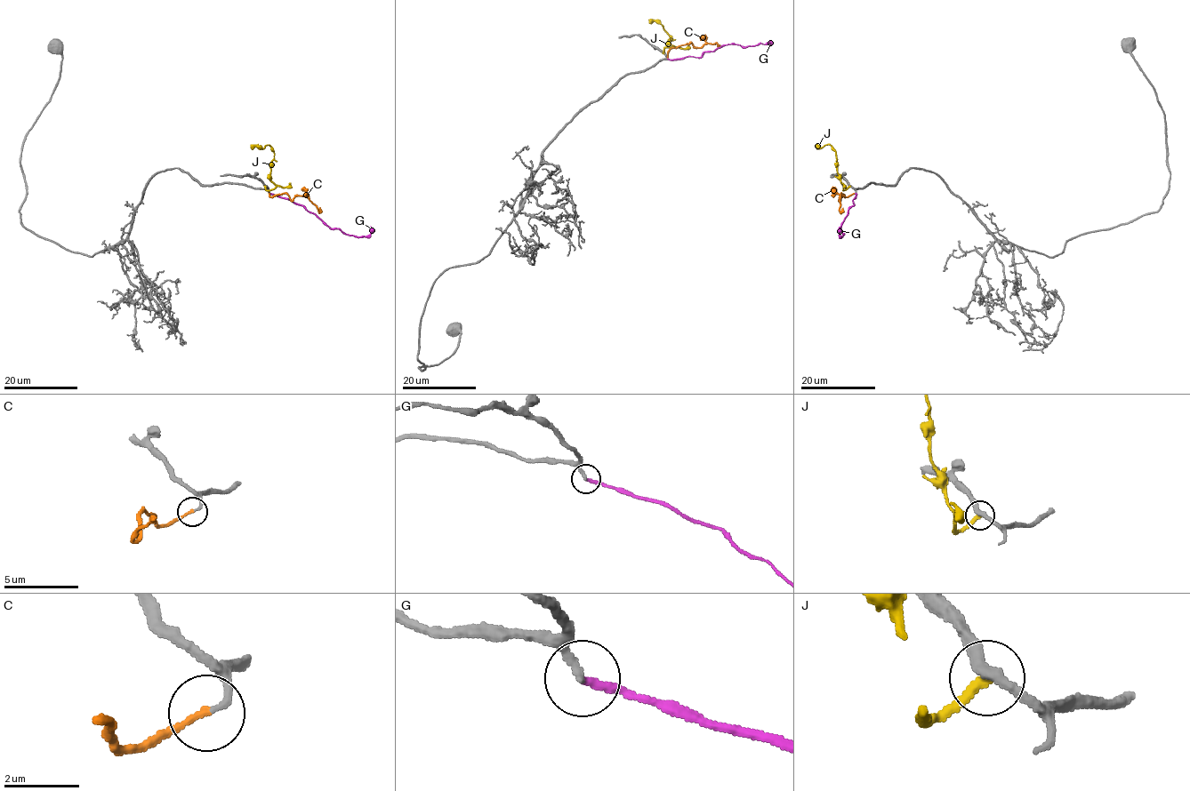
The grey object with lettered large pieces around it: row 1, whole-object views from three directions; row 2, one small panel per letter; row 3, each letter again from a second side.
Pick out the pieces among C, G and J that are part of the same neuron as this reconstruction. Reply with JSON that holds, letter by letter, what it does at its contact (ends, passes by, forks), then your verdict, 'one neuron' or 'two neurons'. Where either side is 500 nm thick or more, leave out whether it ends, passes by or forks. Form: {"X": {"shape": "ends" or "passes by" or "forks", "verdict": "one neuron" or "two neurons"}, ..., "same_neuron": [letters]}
{"C": {"shape": "ends", "verdict": "two neurons"}, "G": {"shape": "ends", "verdict": "two neurons"}, "J": {"shape": "ends", "verdict": "two neurons"}, "same_neuron": []}

